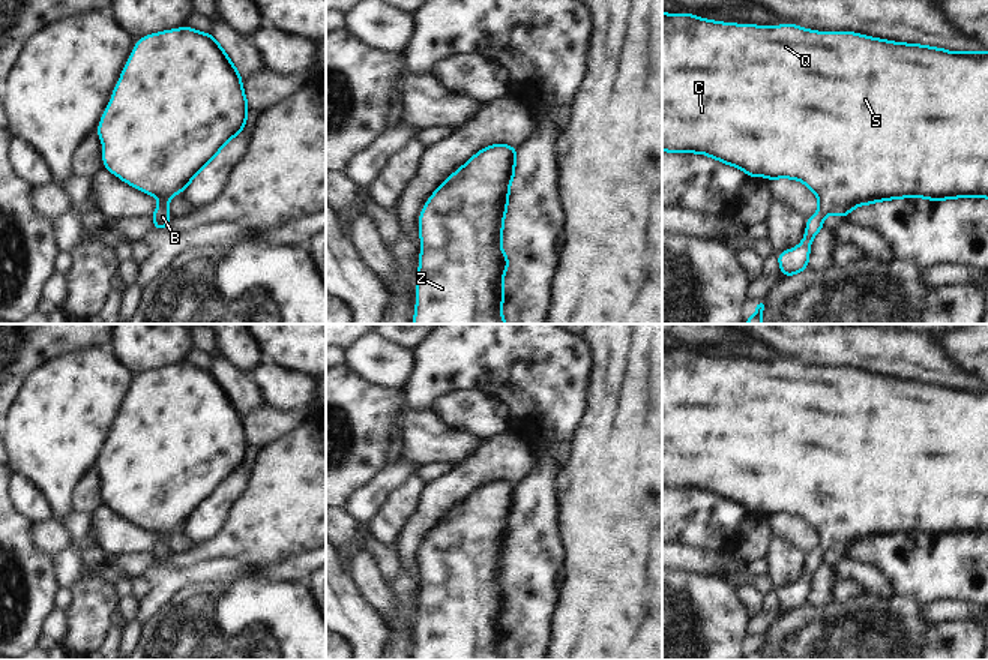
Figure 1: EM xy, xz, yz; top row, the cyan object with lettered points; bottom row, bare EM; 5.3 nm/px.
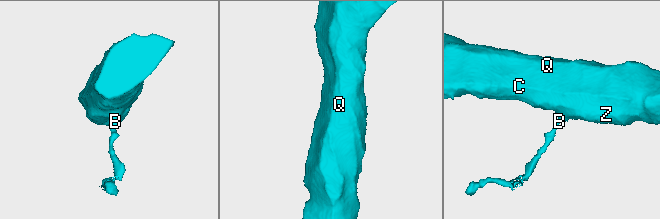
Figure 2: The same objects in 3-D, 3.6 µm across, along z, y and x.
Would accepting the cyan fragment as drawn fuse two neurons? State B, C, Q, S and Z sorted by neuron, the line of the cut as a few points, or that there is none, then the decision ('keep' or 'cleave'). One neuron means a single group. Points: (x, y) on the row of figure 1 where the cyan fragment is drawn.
groups B C Q S Z; cut none; keep

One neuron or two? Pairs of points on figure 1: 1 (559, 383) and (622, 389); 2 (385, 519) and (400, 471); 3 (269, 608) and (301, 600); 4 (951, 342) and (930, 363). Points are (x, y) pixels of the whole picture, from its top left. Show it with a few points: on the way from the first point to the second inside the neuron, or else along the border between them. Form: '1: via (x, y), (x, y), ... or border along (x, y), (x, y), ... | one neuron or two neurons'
1: border along (593, 350), (593, 390), (584, 420) | two neurons
2: border along (415, 473), (389, 492), (373, 518) | two neurons
3: via (277, 608), (293, 606) | one neuron
4: border along (934, 339), (942, 354), (966, 375) | two neurons

